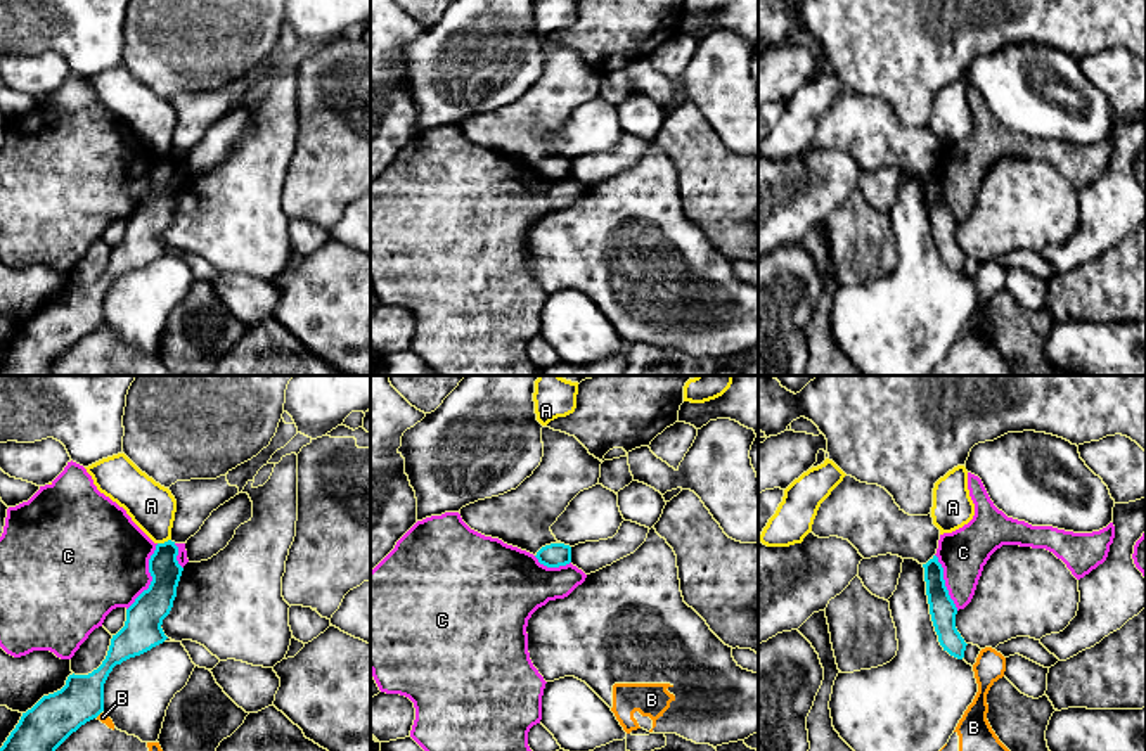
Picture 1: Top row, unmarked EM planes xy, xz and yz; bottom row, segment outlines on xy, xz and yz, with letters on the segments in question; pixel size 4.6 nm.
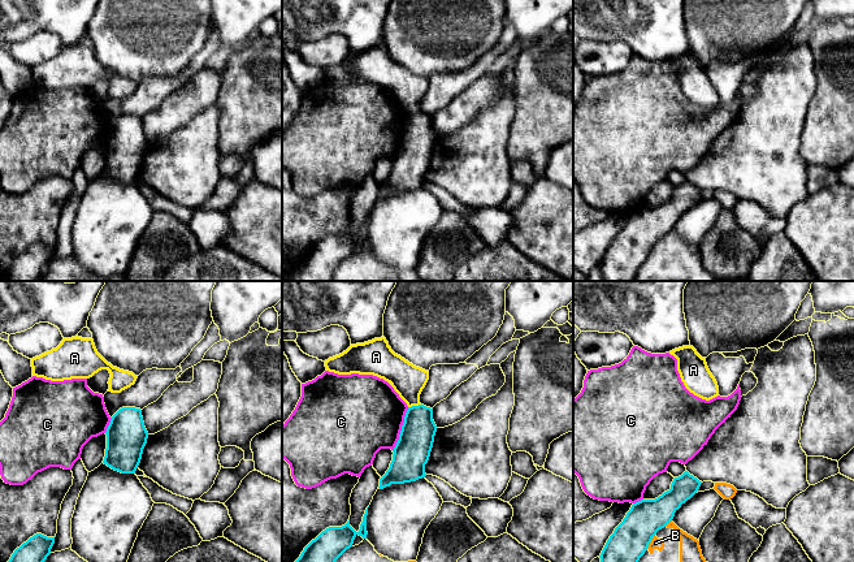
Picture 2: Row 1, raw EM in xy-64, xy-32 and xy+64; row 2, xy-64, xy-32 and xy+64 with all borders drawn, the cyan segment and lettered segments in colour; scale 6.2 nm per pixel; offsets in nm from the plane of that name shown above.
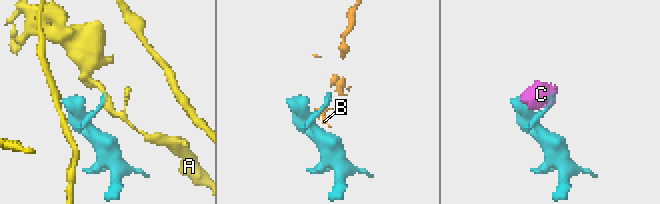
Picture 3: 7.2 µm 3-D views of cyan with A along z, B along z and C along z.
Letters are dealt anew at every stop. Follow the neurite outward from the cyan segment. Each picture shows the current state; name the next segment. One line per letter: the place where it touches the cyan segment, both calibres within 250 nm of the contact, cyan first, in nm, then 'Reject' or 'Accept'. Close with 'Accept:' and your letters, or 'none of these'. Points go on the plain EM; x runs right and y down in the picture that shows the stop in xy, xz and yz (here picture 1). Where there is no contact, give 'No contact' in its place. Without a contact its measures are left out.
A: Touches cyan at xy (165, 154). Thickness 140 nm (cyan) against 220 nm. Reject
B: Touches cyan at xy (97, 327). Thickness 220 nm (cyan) against 50 nm. Reject
C: Touches cyan at xy (151, 187). Thickness 170 nm (cyan) against 460 nm. Reject
Accept: none of these

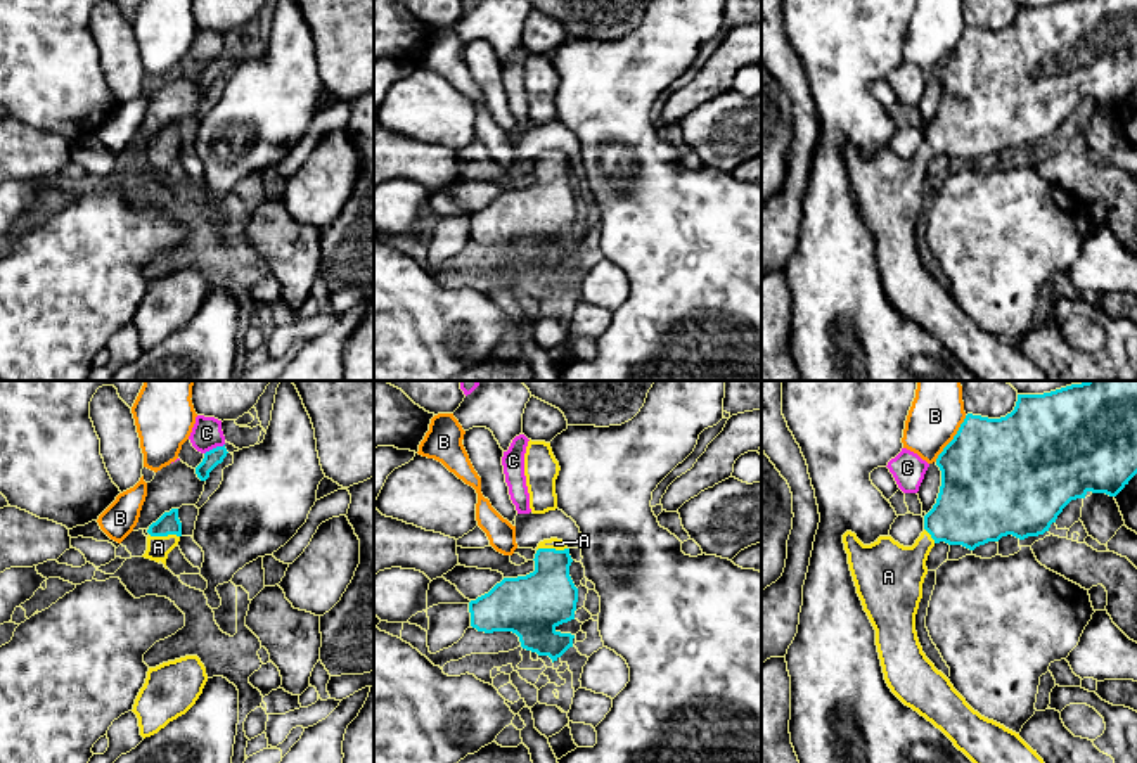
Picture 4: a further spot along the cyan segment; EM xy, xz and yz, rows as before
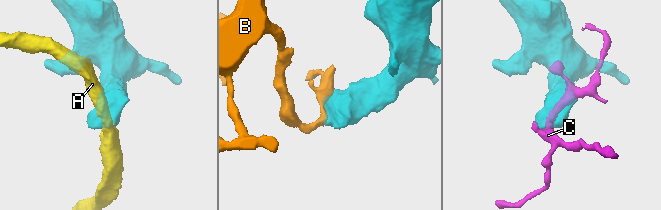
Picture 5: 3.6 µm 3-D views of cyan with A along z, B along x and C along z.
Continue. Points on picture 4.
A: Touches cyan at xy (165, 147). Thickness 100 nm (cyan) against 110 nm. Accept
B: Touches cyan at yz (954, 51). Thickness 500 nm (cyan) against 240 nm. Reject
C: Touches cyan at xy (213, 61). Thickness 80 nm (cyan) against 140 nm. Reject
Accept: A

